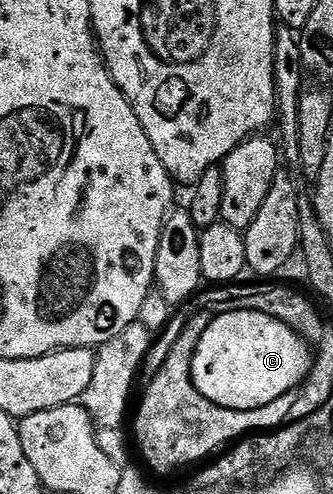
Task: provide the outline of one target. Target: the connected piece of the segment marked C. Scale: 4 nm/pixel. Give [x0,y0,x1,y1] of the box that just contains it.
[191,310,314,411]

